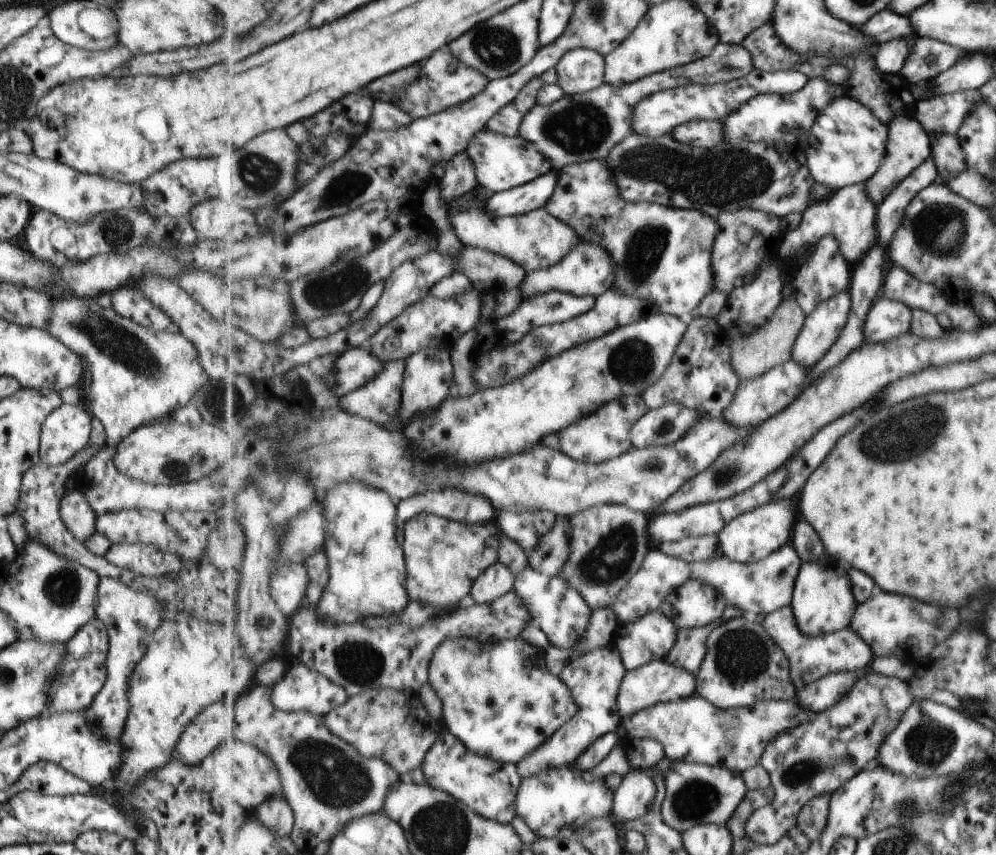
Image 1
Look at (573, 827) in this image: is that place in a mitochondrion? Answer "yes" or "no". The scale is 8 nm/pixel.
no

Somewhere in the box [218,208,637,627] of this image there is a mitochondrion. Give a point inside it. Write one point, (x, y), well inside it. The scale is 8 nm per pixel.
(332, 290)

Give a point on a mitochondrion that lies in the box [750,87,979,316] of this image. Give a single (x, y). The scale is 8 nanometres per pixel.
(941, 229)

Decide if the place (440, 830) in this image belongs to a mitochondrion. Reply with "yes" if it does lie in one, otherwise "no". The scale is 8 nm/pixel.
yes

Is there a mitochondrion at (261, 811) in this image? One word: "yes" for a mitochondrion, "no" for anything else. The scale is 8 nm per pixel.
no

